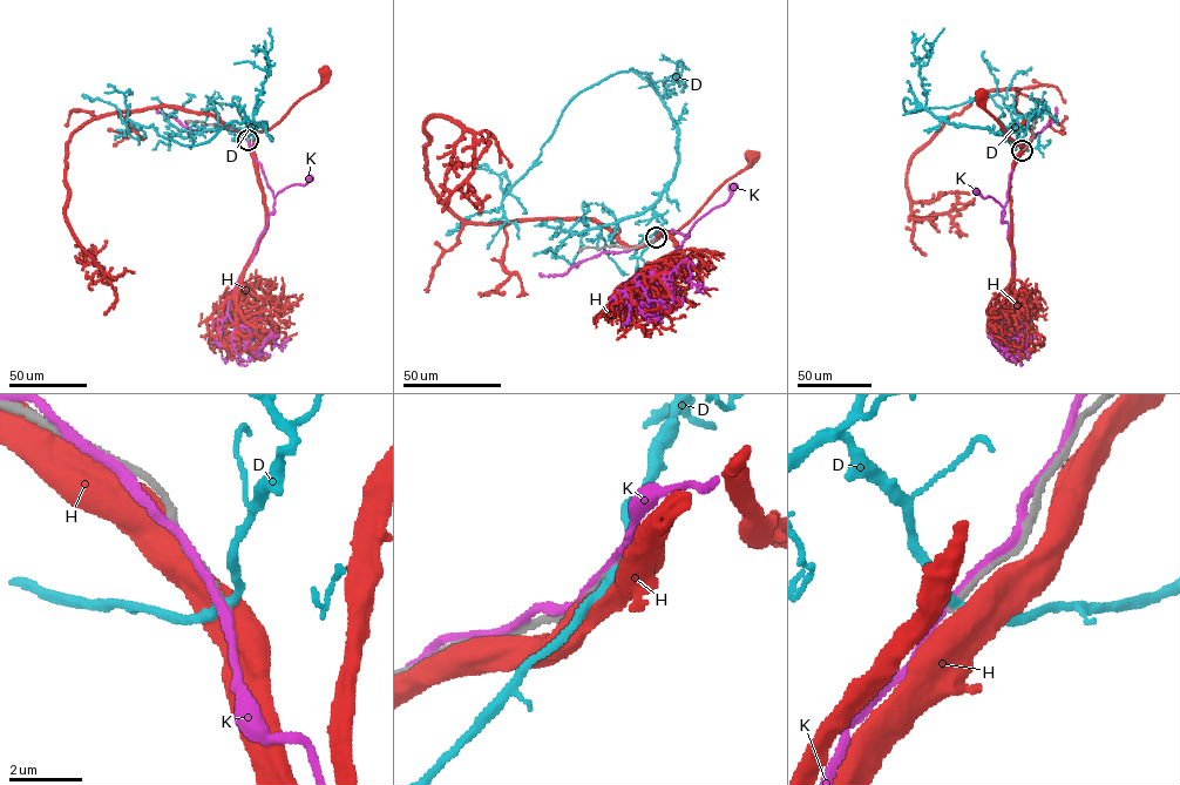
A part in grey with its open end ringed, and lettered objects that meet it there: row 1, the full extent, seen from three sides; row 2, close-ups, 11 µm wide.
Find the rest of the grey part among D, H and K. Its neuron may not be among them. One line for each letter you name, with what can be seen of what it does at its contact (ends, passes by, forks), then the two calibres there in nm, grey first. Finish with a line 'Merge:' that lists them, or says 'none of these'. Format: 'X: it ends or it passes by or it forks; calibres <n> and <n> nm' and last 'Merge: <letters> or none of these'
Merge: none of these

